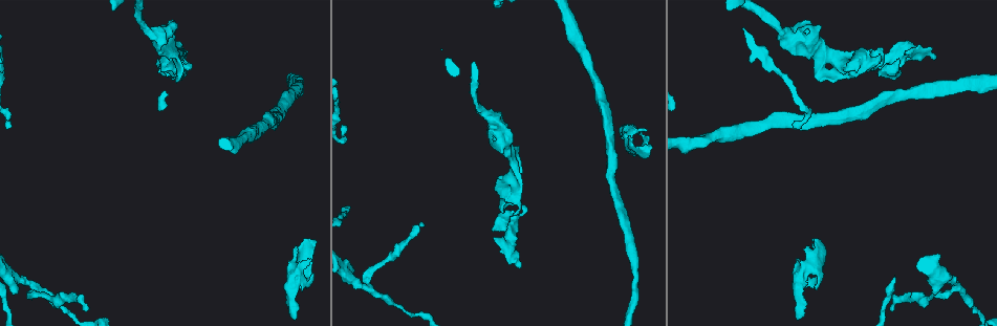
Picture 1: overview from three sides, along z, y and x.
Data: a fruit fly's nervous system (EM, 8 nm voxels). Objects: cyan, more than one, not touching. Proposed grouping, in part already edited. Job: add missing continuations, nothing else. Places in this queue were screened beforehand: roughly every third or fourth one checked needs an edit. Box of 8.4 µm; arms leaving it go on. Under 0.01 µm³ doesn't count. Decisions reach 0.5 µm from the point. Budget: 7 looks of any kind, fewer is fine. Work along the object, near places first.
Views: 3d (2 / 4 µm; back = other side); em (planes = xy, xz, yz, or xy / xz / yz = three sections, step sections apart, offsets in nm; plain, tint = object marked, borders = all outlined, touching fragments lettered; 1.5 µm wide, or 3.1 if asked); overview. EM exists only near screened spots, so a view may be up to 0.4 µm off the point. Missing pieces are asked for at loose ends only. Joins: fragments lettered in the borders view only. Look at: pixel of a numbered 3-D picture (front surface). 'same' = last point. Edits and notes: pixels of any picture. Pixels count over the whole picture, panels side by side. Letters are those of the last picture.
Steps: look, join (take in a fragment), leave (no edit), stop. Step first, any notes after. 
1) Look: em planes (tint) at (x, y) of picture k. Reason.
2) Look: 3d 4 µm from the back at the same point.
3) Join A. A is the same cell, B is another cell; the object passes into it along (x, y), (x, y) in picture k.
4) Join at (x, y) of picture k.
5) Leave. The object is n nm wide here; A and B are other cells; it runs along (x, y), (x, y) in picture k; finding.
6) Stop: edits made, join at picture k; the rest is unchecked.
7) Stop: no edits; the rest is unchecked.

Look: em xz step 8 (tint) at (644, 146) of picture 1. Free end.

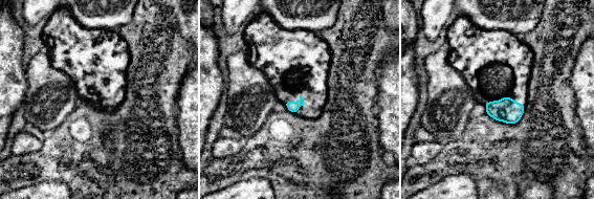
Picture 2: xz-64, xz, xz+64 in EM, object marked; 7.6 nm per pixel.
Look: em yz step 8 (borders) at the same point. Cut it another way.

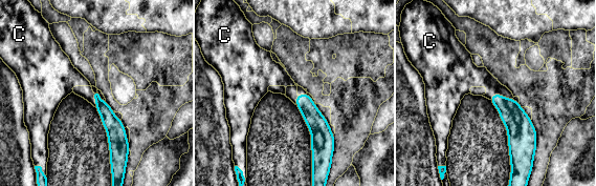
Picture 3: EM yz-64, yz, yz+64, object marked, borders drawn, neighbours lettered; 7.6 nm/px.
Join C. The longest contact is with C, 180 nm; C is the same cell; the neuron continues.

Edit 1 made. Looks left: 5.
Look: 3d 4 µm at (891, 308) of picture 1. An open end.

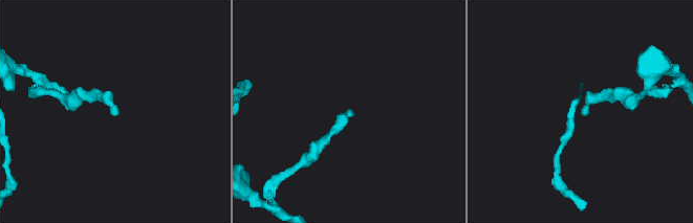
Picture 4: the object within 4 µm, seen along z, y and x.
Look: em planes (borders) at (586, 113) of picture 4. Shape alone is not enough.

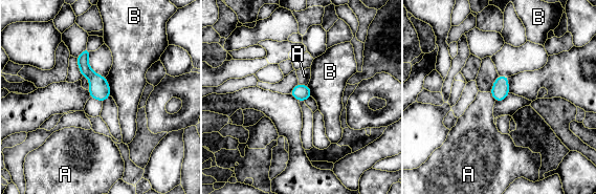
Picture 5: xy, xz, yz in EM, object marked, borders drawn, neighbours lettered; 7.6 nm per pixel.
Leave. The longest contact is with B, 150 nm; A and B are other cells; a border runs along (299, 83), (307, 86) in picture 5; no lettered fragment goes on from it.

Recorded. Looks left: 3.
Stop: edits made, join at picture 3; the rest is unchecked.

